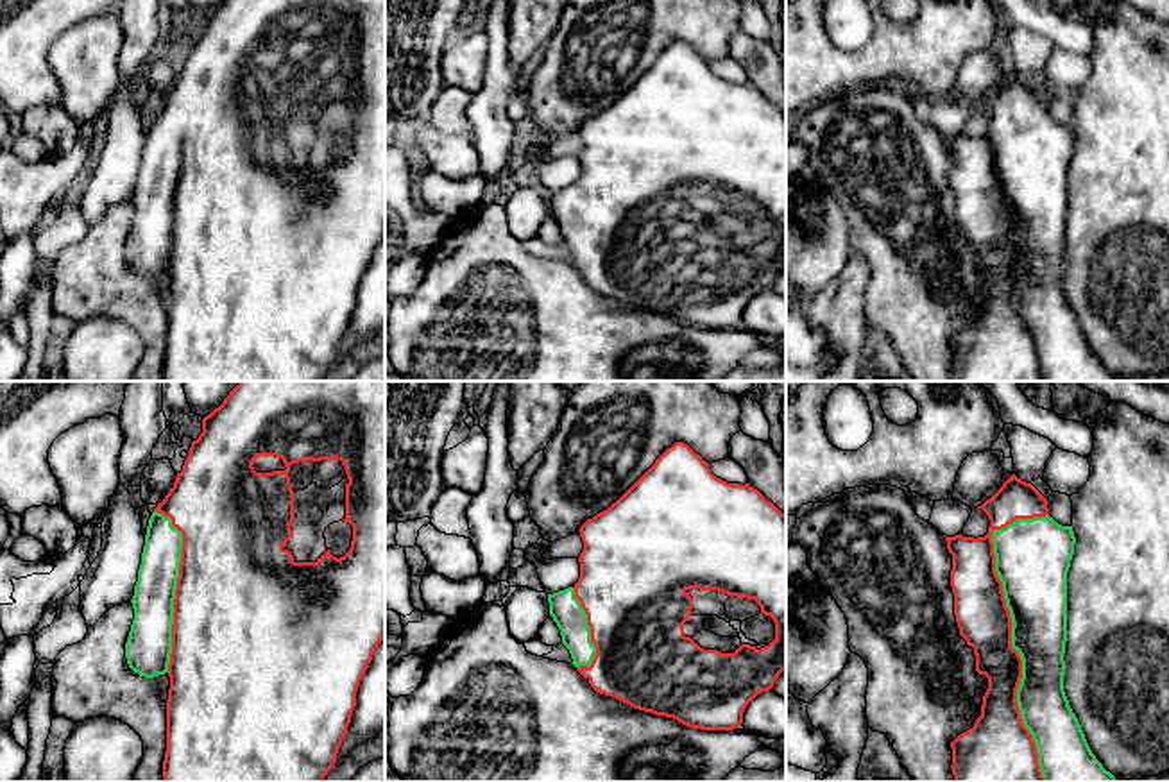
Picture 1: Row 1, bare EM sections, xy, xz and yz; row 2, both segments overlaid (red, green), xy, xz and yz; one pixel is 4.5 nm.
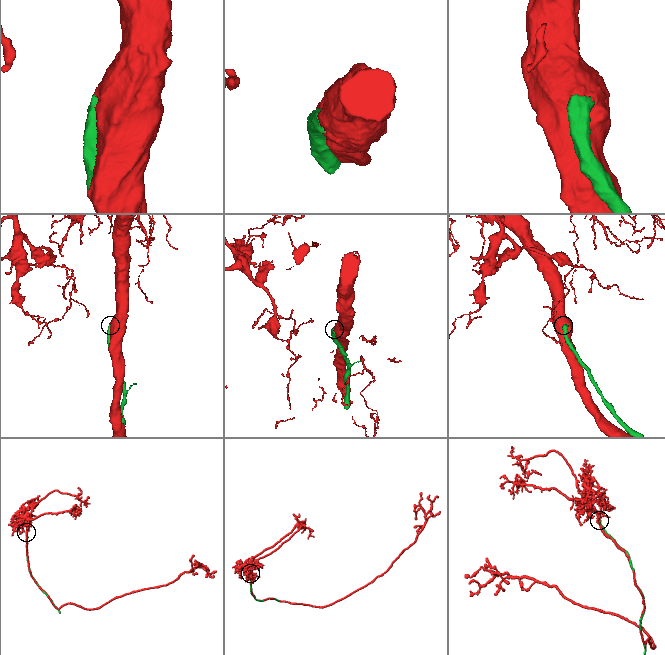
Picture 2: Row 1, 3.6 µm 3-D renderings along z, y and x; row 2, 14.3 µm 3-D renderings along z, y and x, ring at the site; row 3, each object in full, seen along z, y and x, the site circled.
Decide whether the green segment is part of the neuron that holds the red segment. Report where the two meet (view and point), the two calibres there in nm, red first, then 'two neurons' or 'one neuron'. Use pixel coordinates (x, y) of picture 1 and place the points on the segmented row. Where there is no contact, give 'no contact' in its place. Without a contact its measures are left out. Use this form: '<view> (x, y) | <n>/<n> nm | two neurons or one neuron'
yz (1010, 628) | 240/280 nm | one neuron

